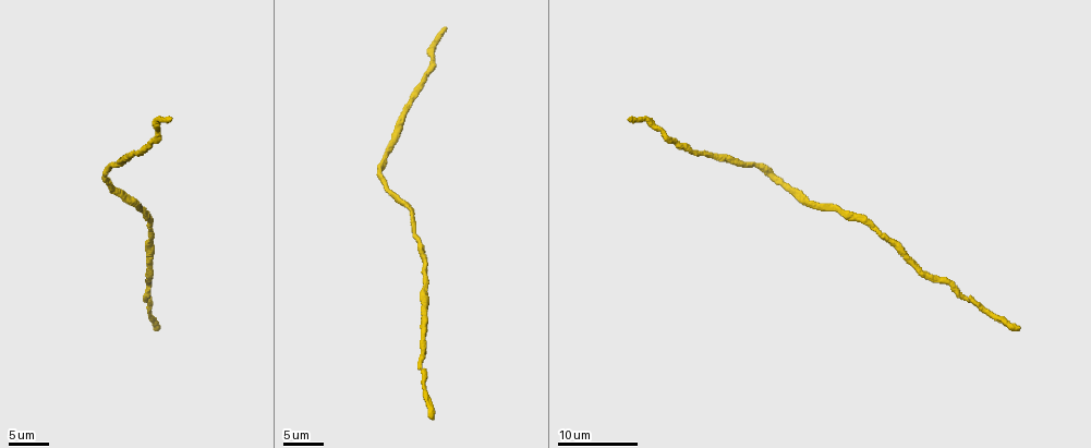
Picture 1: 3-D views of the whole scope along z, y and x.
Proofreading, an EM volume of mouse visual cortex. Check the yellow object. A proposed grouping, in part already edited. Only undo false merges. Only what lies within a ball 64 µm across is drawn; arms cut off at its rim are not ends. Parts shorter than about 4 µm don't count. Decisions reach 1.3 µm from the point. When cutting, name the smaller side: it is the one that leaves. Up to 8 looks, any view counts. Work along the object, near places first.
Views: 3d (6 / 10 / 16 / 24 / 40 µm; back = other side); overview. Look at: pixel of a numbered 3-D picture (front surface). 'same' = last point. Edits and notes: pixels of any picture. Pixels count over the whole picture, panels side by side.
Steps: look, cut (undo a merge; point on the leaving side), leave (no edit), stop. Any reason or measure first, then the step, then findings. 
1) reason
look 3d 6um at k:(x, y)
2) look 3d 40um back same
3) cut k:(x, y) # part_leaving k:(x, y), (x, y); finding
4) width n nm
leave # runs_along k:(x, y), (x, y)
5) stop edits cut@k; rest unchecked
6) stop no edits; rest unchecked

look 3d 10um at 1:(411, 215)

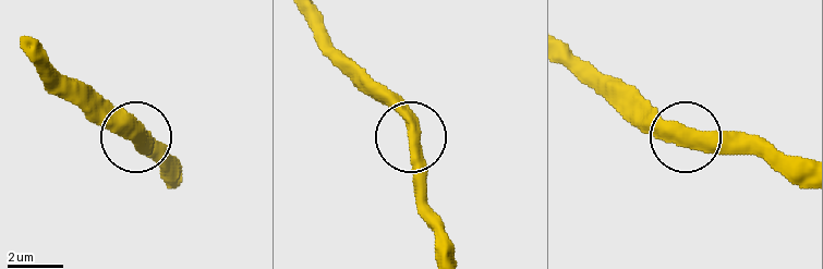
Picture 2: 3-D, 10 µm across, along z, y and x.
leave # runs_along 2:(689, 148), (636, 97); continuous, no second neuron

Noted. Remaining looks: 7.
look 3d 16um at 1:(782, 184)

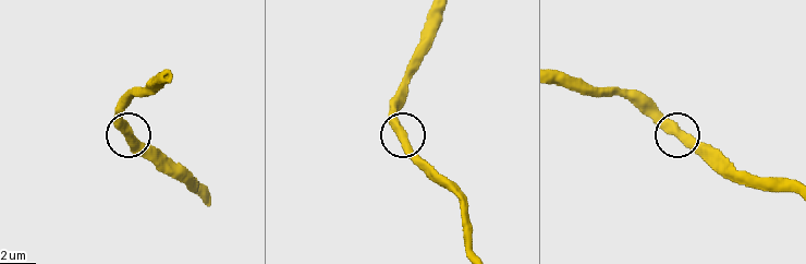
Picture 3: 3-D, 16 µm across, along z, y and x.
other side
look 3d 16um back at 3:(131, 134)

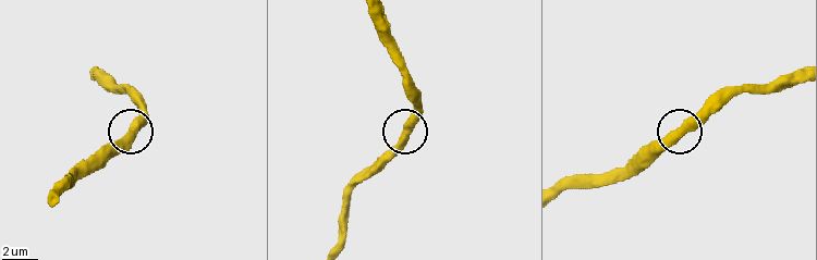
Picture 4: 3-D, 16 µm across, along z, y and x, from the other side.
leave # all the same neuron

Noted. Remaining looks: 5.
narrows sharply
look 3d 6um at 1:(396, 128)

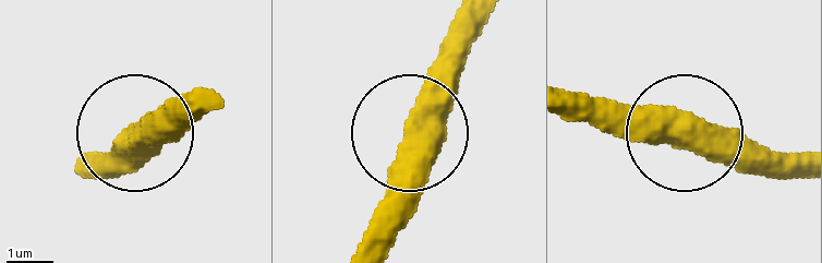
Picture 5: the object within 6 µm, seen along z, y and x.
look 3d 6um back at 5:(136, 139)

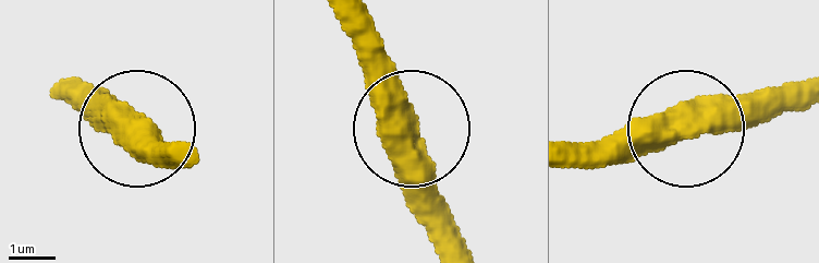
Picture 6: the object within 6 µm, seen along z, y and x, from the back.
leave # continuous, no second neuron

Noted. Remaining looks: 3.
narrows sharply
look 3d 10um at 1:(422, 279)

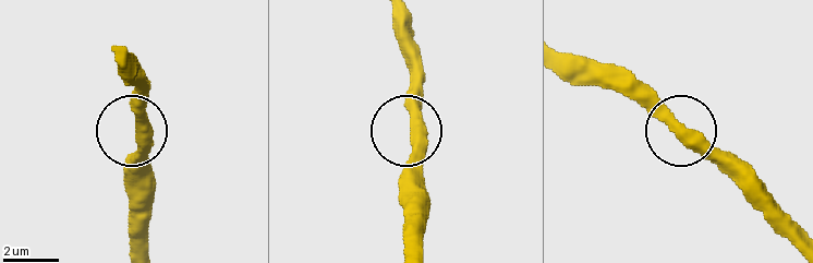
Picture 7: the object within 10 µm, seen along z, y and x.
width 410 nm
leave # runs_along 7:(395, 15), (409, 72), (415, 196); all the same neuron

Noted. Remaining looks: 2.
stop no edits; rest unchecked

